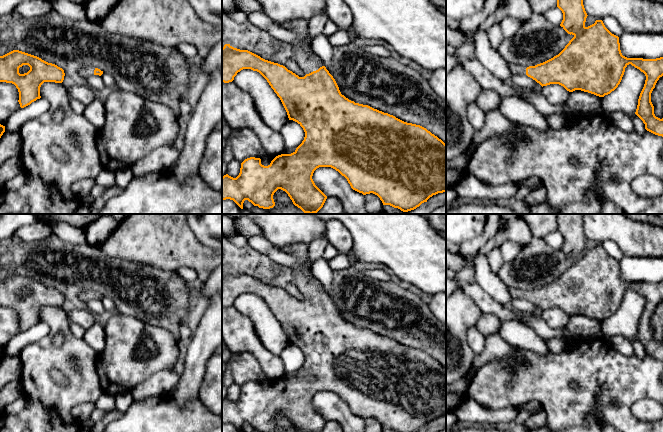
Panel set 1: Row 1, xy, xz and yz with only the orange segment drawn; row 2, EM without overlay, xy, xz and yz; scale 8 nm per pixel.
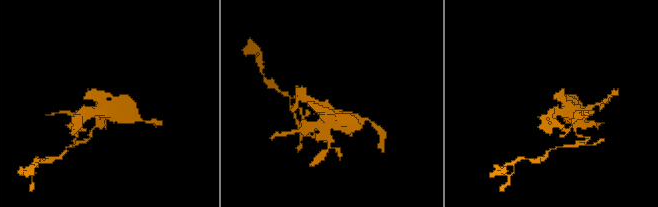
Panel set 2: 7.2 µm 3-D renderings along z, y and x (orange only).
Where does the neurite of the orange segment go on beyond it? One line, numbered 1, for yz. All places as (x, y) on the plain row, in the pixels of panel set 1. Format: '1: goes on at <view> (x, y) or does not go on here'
1: goes on at yz (515, 293)

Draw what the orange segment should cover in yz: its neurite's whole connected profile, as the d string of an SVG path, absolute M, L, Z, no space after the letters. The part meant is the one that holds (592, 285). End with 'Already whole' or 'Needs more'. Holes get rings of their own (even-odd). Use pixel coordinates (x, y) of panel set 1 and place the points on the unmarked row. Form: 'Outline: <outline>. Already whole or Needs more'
Outline: M557 214L556 220L557 231L563 237L560 250L574 261L558 279L543 287L527 292L521 289L508 288L512 298L527 299L542 311L559 308L569 316L581 314L604 321L618 311L625 292L631 288L646 300L635 338L643 345L647 355L663 361L663 342L660 343L655 340L654 330L651 326L651 317L659 302L663 300L663 281L643 283L623 280L620 274L619 261L612 258L602 244L596 244L594 248L585 250L588 239L583 229L583 214Z. Needs more

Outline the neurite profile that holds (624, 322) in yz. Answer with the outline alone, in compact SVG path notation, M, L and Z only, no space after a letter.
M631 288L627 289L618 311L602 321L604 337L624 336L632 341L636 336L645 304L646 300L643 296Z

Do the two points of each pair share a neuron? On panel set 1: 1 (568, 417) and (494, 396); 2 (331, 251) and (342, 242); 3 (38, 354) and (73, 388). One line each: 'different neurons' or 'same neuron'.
1: same neuron
2: different neurons
3: same neuron

